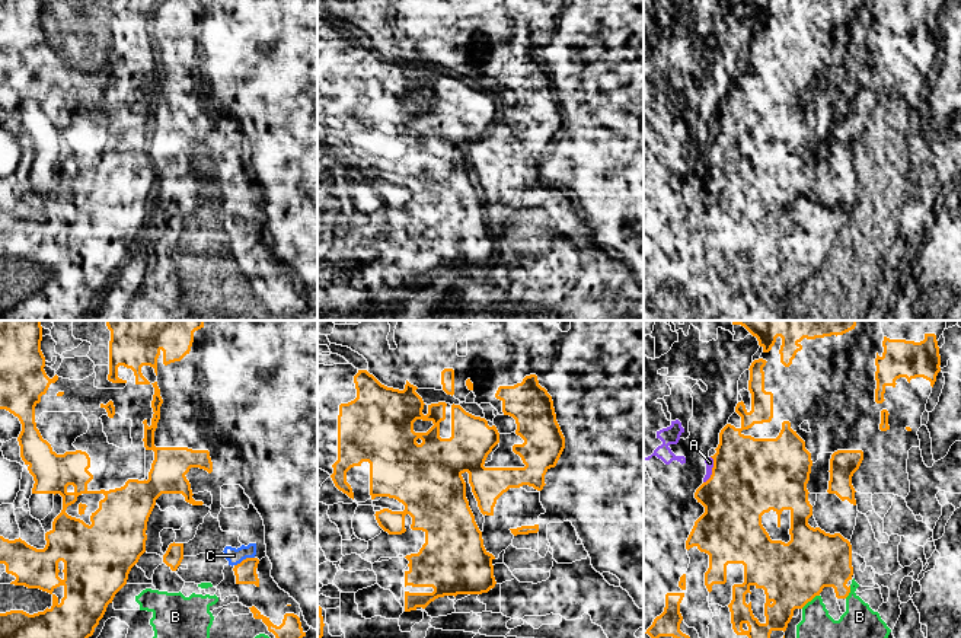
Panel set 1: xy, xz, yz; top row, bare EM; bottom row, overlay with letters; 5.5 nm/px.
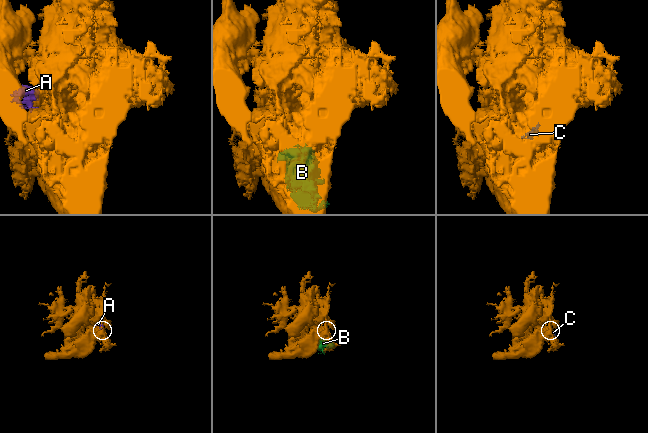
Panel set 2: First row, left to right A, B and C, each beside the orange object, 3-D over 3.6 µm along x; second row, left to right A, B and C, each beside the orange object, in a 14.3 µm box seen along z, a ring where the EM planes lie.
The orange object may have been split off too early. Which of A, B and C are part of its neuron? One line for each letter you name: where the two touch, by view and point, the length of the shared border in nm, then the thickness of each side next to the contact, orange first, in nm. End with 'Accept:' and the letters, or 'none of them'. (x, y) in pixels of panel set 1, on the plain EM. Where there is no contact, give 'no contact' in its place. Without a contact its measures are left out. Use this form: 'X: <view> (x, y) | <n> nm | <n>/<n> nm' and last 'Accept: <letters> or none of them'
Accept: none of them

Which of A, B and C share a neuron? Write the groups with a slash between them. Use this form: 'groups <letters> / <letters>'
groups A B C

